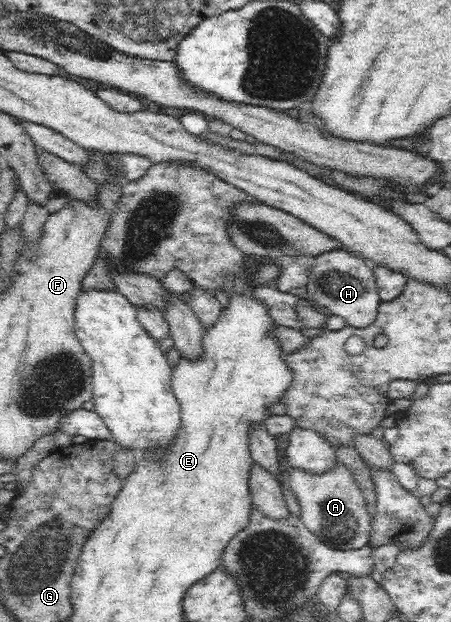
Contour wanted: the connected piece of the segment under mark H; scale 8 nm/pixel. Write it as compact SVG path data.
M340 248L317 255L314 259L314 265L305 267L305 269L309 272L307 277L309 301L318 305L328 314L343 317L350 326L362 328L374 323L381 301L378 294L378 286L376 286L376 278L369 261L360 255L355 255L348 250Z

